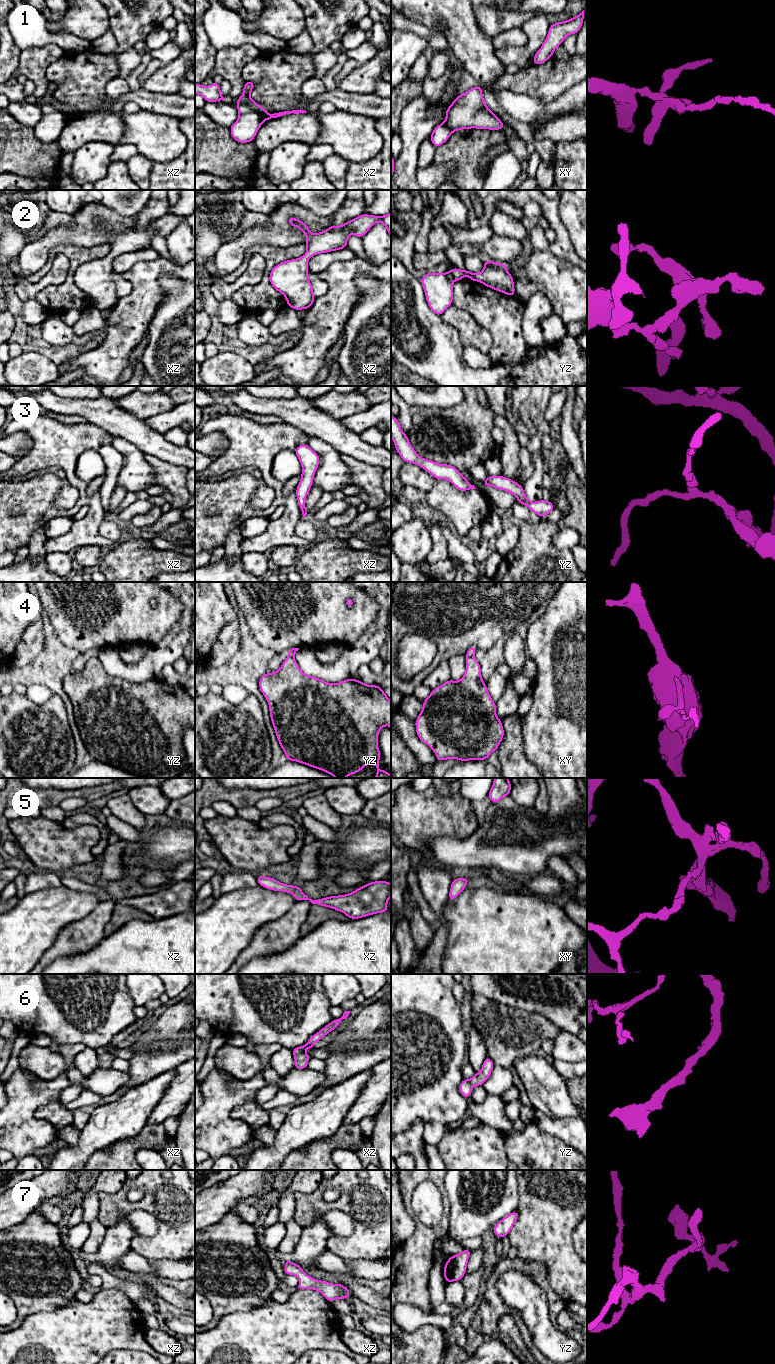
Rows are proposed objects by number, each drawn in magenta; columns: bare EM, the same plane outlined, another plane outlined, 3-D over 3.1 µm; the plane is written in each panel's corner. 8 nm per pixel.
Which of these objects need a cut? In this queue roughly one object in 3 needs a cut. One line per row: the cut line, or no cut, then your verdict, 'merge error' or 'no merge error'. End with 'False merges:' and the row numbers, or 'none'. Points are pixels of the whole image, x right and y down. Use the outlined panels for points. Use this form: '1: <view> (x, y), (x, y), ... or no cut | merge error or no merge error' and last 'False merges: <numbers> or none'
1: xz (236, 103), (246, 103), (264, 120) | merge error
2: no cut | no merge error
3: no cut | no merge error
4: xy (472, 655), (466, 657) | merge error
5: no cut | no merge error
6: no cut | no merge error
7: no cut | no merge error
False merges: 1, 4

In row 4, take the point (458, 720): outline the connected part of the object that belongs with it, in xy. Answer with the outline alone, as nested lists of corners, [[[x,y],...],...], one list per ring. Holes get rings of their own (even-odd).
[[[473,656],[466,657],[466,671],[459,681],[450,679],[432,689],[431,694],[423,701],[415,726],[417,736],[433,750],[437,761],[450,758],[460,761],[486,760],[497,750],[504,736],[502,721],[496,715],[496,703],[492,700],[482,679],[480,664]]]

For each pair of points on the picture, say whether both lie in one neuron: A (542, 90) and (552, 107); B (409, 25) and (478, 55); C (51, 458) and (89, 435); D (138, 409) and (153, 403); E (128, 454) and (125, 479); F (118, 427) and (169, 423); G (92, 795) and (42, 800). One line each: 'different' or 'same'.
A: different
B: different
C: same
D: same
E: same
F: different
G: same

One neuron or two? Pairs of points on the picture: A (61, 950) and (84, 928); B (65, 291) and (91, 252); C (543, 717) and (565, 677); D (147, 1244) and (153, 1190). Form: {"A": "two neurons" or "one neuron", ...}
{"A": "one neuron", "B": "one neuron", "C": "one neuron", "D": "one neuron"}

